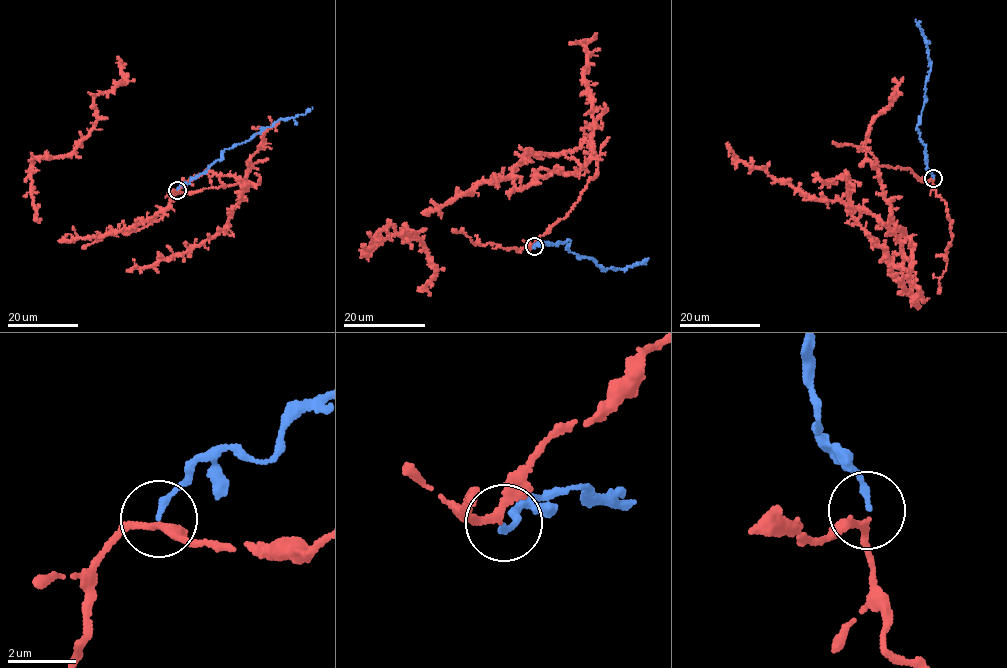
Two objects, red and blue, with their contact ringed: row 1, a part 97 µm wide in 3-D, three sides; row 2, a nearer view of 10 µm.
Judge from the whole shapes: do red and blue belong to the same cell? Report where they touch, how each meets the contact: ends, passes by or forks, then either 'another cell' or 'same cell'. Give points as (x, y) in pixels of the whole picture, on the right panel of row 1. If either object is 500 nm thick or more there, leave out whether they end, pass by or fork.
at (933, 178); red passes by; blue ends there; same cell

